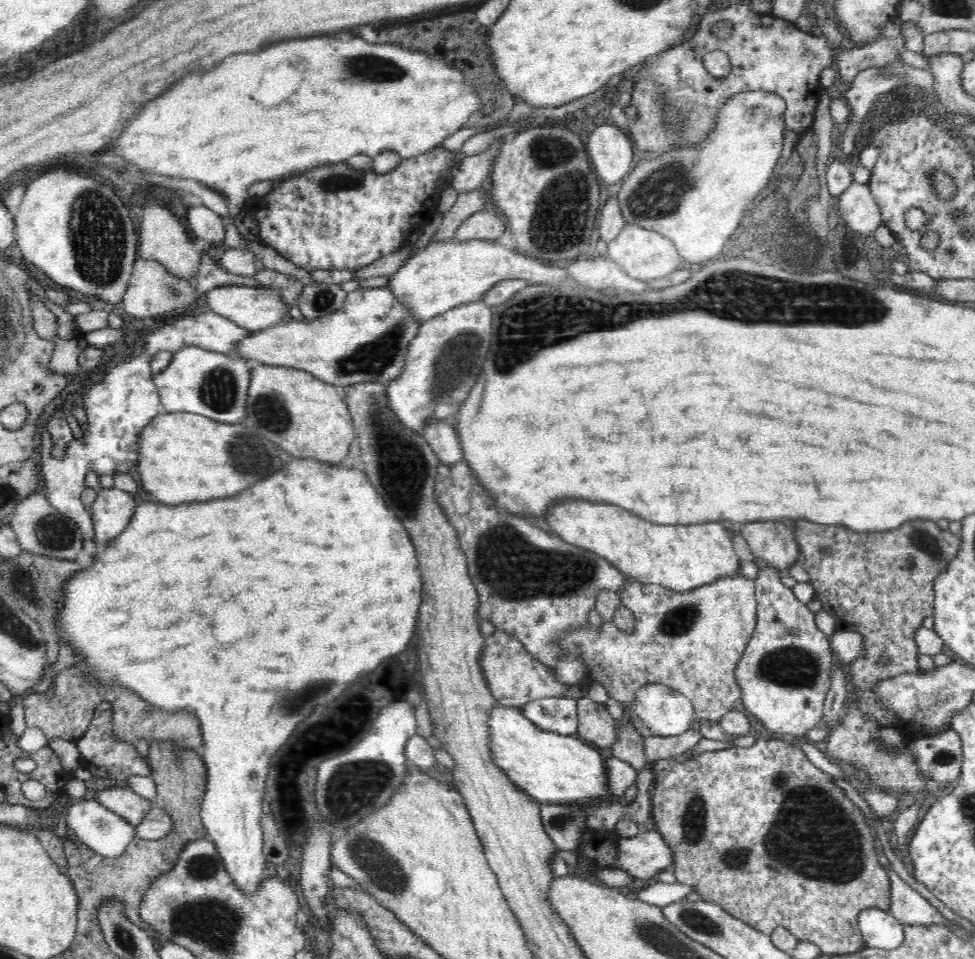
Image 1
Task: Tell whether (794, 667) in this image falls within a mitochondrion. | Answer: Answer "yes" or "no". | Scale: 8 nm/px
yes

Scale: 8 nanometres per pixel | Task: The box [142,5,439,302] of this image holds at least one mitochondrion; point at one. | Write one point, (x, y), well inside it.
(368, 68)

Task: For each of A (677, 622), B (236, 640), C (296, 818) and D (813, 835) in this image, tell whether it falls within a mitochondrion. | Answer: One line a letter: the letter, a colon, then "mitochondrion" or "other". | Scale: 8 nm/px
A: mitochondrion
B: other
C: mitochondrion
D: mitochondrion

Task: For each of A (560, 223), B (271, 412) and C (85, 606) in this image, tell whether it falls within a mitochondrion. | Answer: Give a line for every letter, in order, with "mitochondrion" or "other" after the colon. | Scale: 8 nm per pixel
A: mitochondrion
B: mitochondrion
C: other

